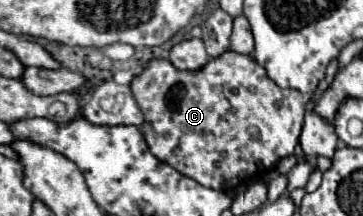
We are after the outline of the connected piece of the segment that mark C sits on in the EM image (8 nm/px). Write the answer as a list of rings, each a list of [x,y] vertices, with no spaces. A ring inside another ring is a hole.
[[[231,49],[199,71],[179,71],[167,59],[151,59],[129,87],[145,115],[139,129],[149,151],[203,187],[225,193],[245,183],[245,171],[267,175],[279,159],[293,155],[303,129],[305,97],[279,87],[255,59]]]

